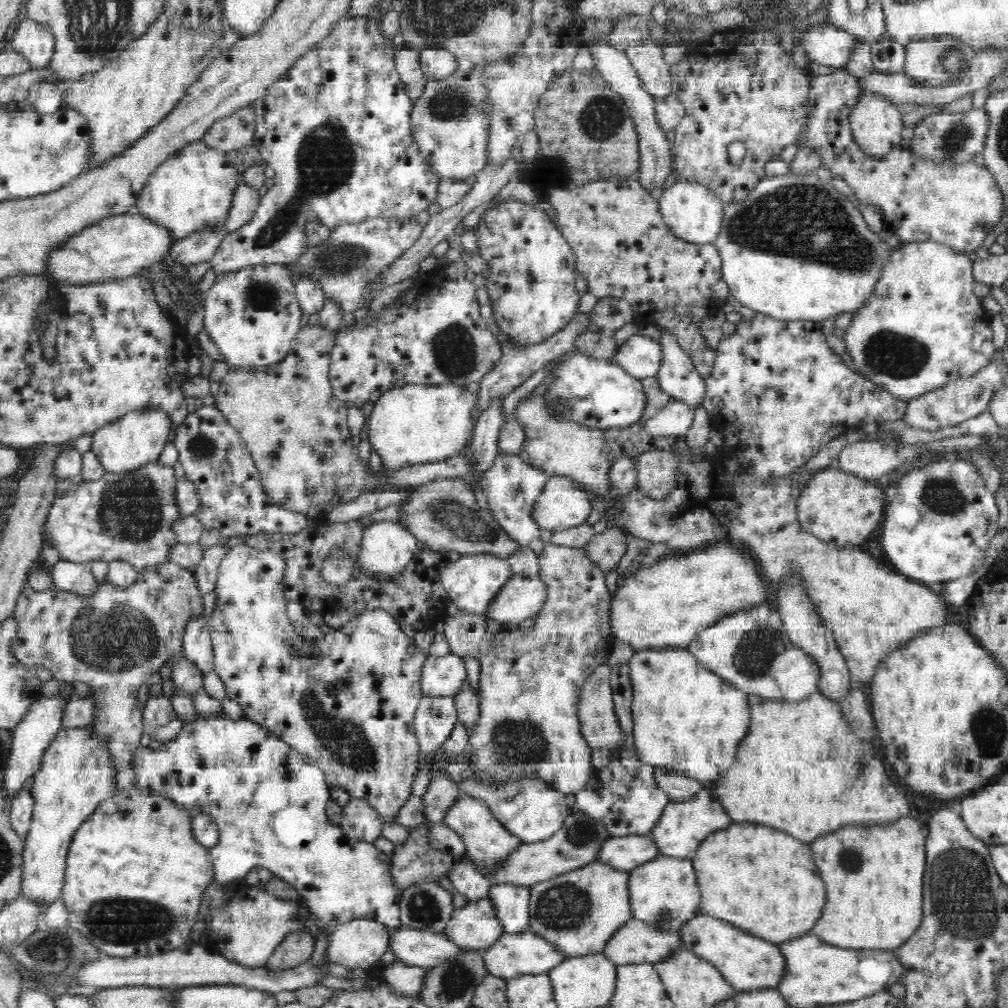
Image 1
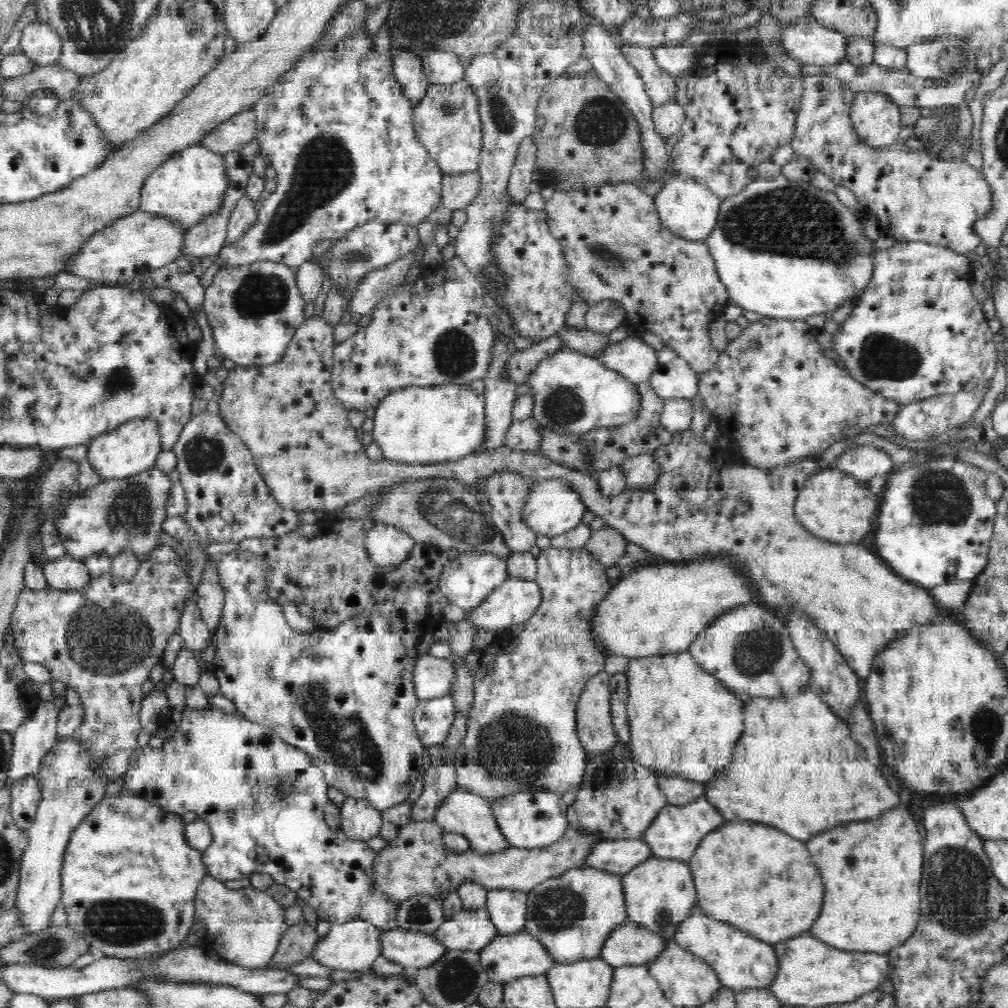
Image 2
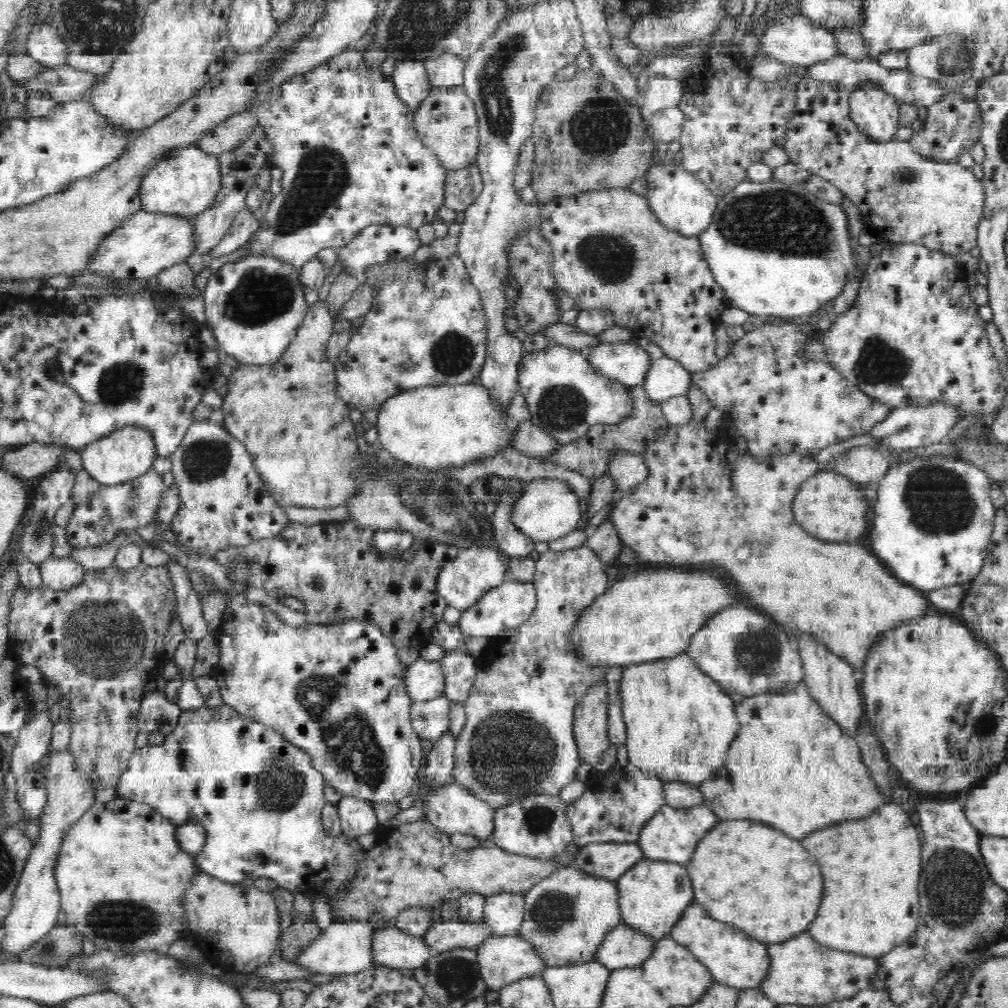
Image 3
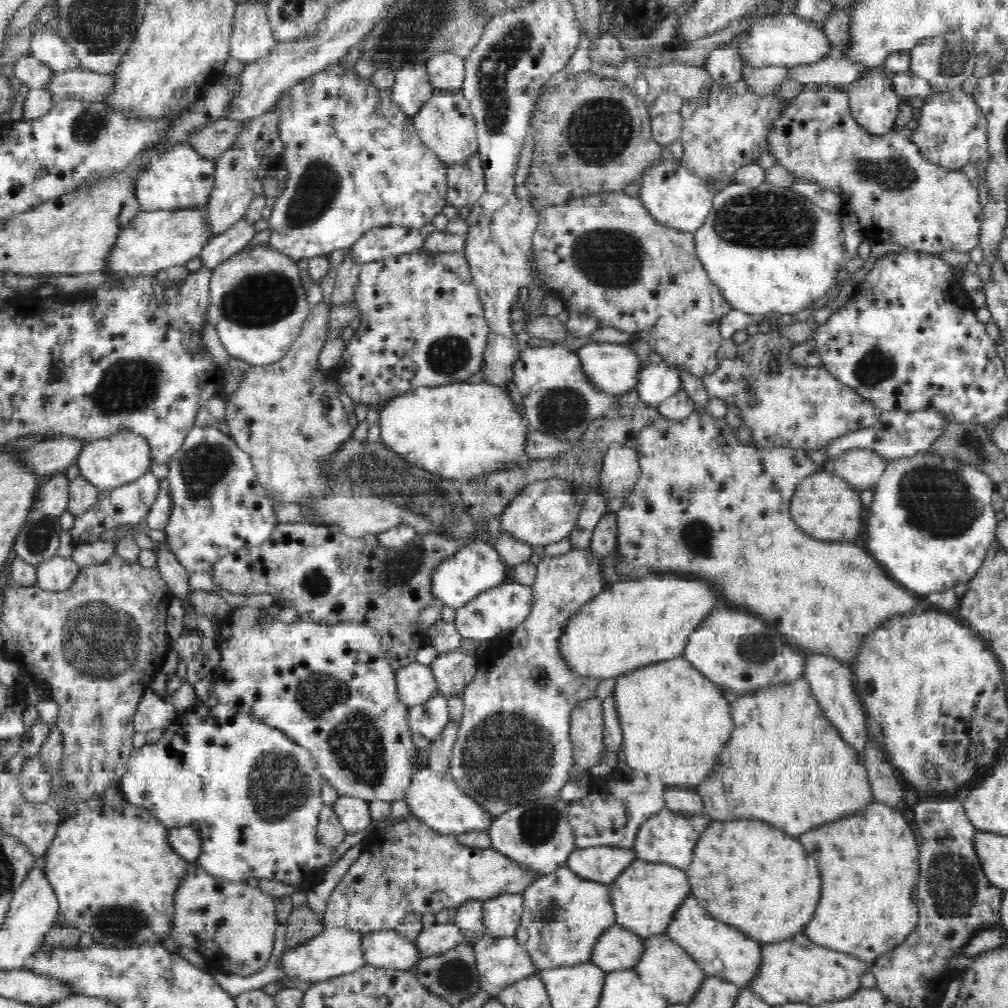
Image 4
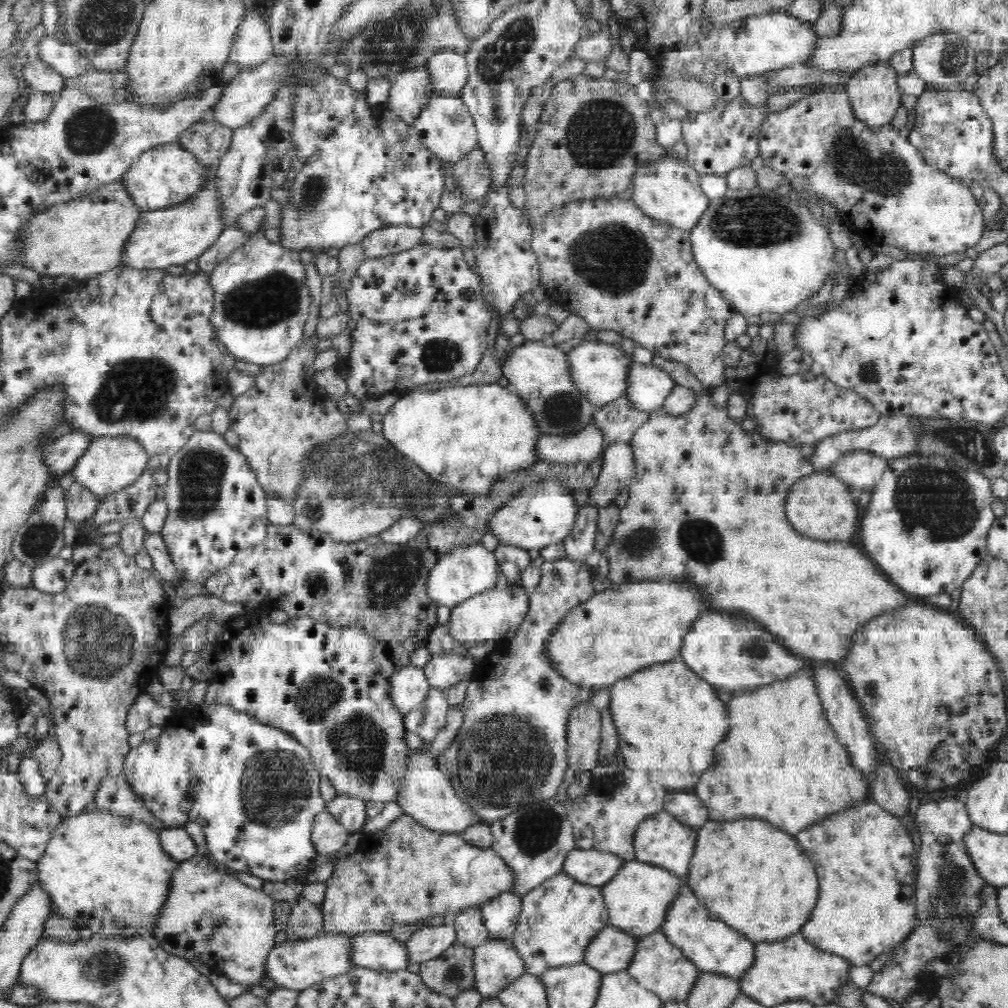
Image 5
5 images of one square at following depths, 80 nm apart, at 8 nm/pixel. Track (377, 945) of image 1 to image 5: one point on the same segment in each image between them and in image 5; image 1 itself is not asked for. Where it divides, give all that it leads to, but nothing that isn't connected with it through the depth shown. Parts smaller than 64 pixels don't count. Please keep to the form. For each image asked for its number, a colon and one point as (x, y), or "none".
2: (352, 946)
3: (343, 948)
4: (336, 950)
5: (297, 965)

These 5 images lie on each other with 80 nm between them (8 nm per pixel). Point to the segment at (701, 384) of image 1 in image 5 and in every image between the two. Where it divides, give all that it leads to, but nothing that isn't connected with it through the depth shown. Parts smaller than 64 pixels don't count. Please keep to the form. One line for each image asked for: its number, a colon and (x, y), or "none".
2: (673, 378)
3: (666, 378)
4: (657, 381)
5: (649, 387)

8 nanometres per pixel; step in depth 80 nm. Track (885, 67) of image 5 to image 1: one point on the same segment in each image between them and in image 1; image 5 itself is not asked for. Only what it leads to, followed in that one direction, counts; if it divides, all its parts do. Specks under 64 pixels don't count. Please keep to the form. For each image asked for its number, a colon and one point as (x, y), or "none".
1: (876, 124)
2: (876, 119)
3: (876, 113)
4: (874, 104)

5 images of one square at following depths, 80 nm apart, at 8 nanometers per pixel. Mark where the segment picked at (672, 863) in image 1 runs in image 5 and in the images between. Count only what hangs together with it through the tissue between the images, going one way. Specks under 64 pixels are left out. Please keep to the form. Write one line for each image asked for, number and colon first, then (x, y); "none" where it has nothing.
2: (660, 894)
3: (653, 895)
4: (647, 895)
5: (638, 898)

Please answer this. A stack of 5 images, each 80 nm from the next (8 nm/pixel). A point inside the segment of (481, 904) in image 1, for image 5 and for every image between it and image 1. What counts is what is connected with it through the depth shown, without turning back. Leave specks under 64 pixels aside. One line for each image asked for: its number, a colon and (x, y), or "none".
2: (472, 929)
3: (443, 935)
4: (436, 938)
5: (427, 943)

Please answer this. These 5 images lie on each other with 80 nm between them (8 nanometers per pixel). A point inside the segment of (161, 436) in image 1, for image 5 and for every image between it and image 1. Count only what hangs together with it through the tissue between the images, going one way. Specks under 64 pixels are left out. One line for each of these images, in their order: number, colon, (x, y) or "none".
2: (128, 449)
3: (125, 454)
4: (116, 460)
5: (109, 464)

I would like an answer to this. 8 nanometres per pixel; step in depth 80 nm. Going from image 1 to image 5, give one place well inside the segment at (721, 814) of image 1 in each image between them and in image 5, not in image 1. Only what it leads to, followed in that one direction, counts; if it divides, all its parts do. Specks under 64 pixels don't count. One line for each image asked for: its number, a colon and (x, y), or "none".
2: (675, 833)
3: (670, 835)
4: (667, 837)
5: (660, 839)

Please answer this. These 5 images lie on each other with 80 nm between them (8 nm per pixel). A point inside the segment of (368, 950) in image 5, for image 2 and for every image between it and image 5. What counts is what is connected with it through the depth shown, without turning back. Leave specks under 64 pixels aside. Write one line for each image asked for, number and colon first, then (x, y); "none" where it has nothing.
2: (409, 948)
3: (391, 947)
4: (388, 949)

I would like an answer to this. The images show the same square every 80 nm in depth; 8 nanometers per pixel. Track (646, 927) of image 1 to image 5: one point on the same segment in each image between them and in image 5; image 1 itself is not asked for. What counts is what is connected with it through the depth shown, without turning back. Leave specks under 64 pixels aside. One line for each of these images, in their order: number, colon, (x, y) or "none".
2: (631, 944)
3: (624, 946)
4: (619, 948)
5: (612, 949)

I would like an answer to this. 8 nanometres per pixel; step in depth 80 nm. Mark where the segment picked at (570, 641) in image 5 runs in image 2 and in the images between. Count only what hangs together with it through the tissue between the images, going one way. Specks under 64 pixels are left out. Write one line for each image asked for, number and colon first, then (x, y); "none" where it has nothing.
2: (653, 611)
3: (640, 618)
4: (634, 623)

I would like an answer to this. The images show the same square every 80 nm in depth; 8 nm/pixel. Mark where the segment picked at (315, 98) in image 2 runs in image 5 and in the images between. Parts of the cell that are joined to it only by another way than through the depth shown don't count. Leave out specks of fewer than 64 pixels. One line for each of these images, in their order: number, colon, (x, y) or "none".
3: (350, 155)
4: (355, 161)
5: (358, 168)

